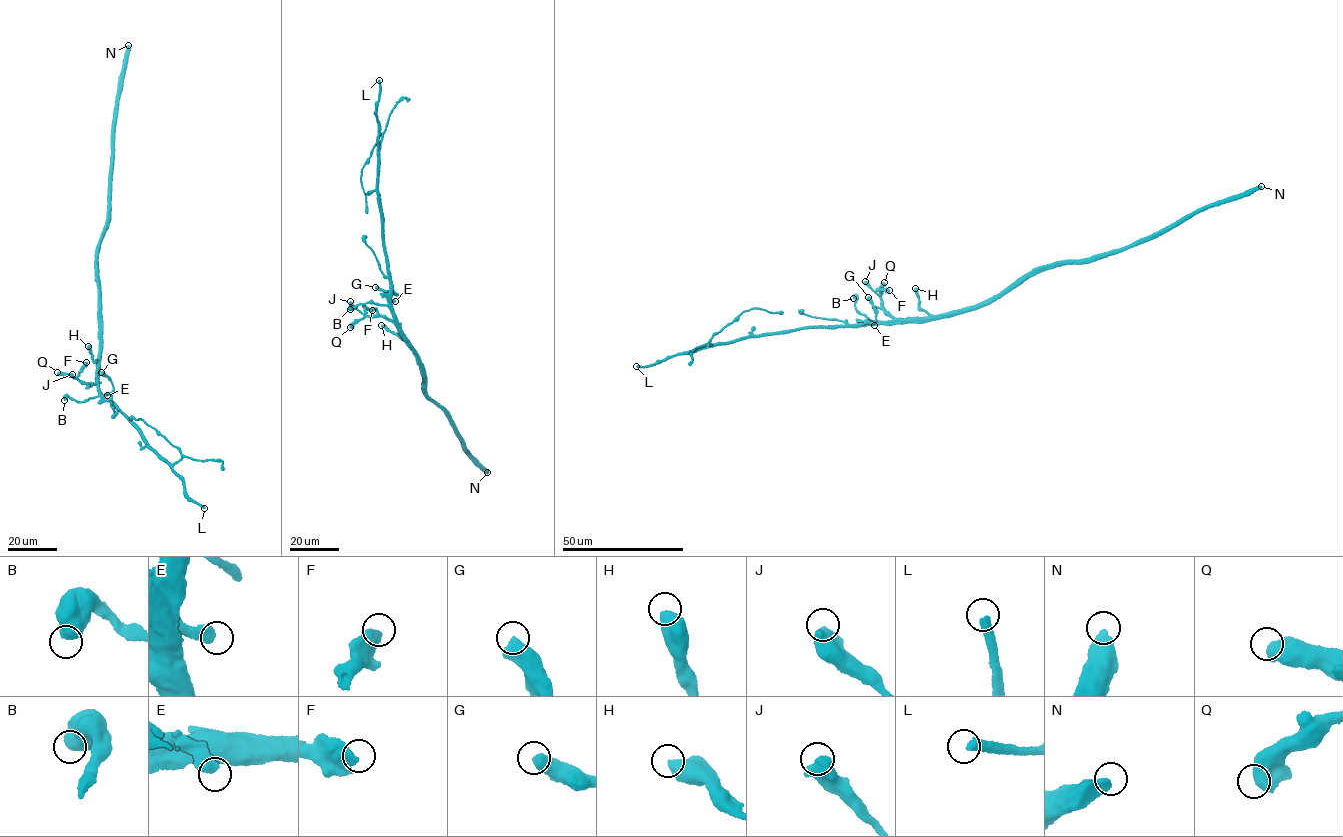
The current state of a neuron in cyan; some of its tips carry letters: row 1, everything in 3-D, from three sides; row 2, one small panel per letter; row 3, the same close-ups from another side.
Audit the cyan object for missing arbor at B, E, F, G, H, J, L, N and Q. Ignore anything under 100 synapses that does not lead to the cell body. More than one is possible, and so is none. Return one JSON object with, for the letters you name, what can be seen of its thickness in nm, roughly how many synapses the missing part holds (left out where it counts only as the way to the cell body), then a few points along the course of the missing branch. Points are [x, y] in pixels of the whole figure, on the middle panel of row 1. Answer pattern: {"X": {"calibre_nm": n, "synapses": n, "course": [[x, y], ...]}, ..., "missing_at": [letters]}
{"L": {"calibre_nm": 400, "synapses": 120}, "missing_at": ["L"]}

